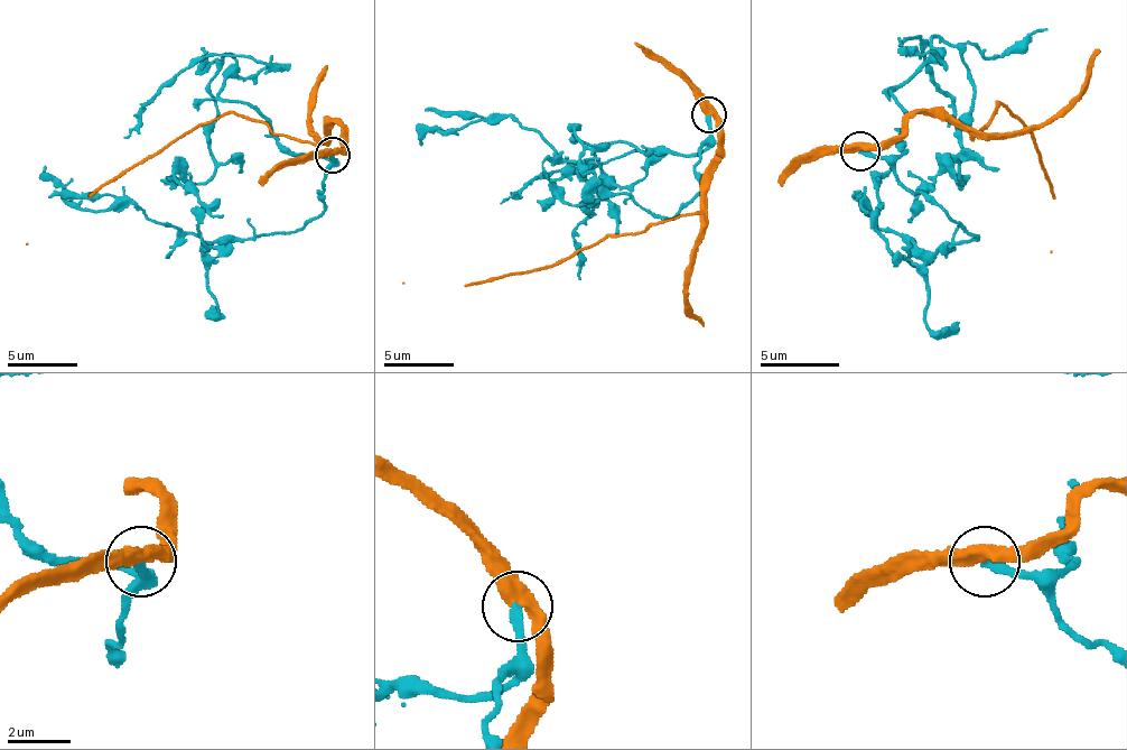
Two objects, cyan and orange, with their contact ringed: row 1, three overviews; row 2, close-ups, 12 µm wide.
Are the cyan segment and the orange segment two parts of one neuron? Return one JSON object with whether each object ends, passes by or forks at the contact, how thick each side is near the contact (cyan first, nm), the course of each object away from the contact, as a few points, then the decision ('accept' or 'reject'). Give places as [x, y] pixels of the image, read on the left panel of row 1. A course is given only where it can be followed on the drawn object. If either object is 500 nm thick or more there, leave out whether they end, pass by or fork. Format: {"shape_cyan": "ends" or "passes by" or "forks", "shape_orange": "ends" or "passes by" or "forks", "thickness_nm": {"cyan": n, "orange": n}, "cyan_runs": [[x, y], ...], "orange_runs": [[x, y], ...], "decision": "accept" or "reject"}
{"shape_cyan": "ends", "shape_orange": "passes by", "thickness_nm": {"cyan": 280, "orange": 460}, "cyan_runs": [[333, 156], [288, 153], [245, 103], [224, 100], [224, 61], [211, 82], [214, 173], [175, 176], [224, 215]], "orange_runs": [[333, 156], [340, 153], [340, 128], [333, 120], [311, 145], [235, 113], [196, 124], [105, 181], [25, 243]], "decision": "reject"}

